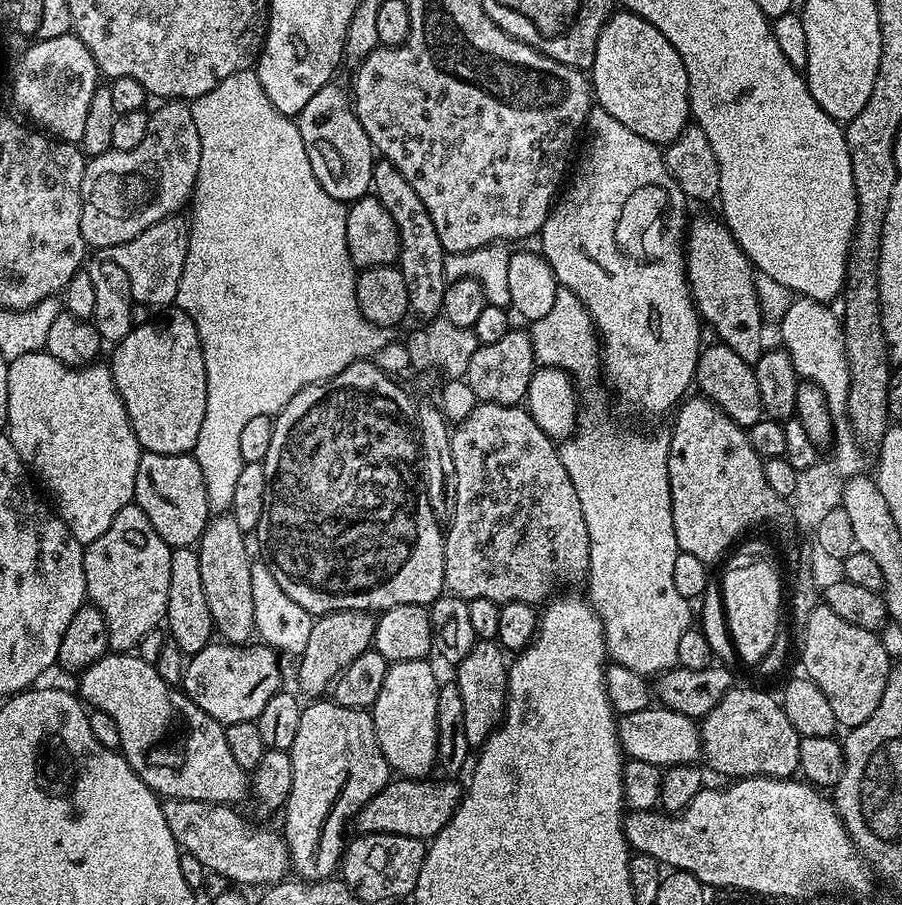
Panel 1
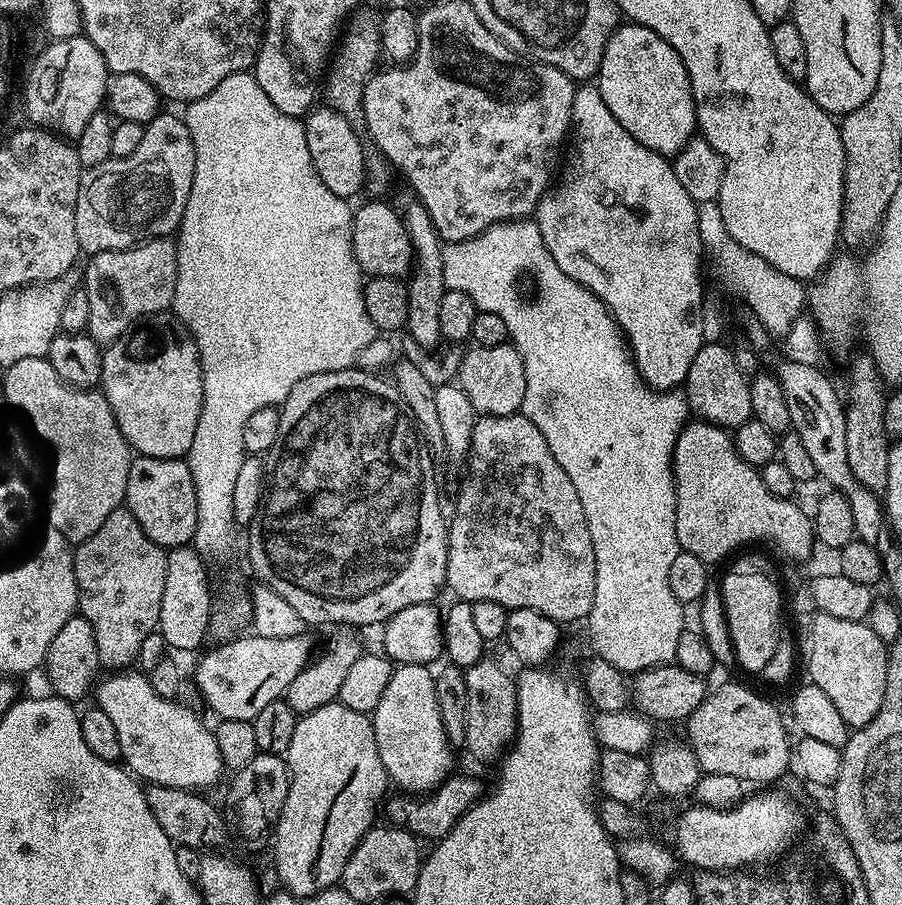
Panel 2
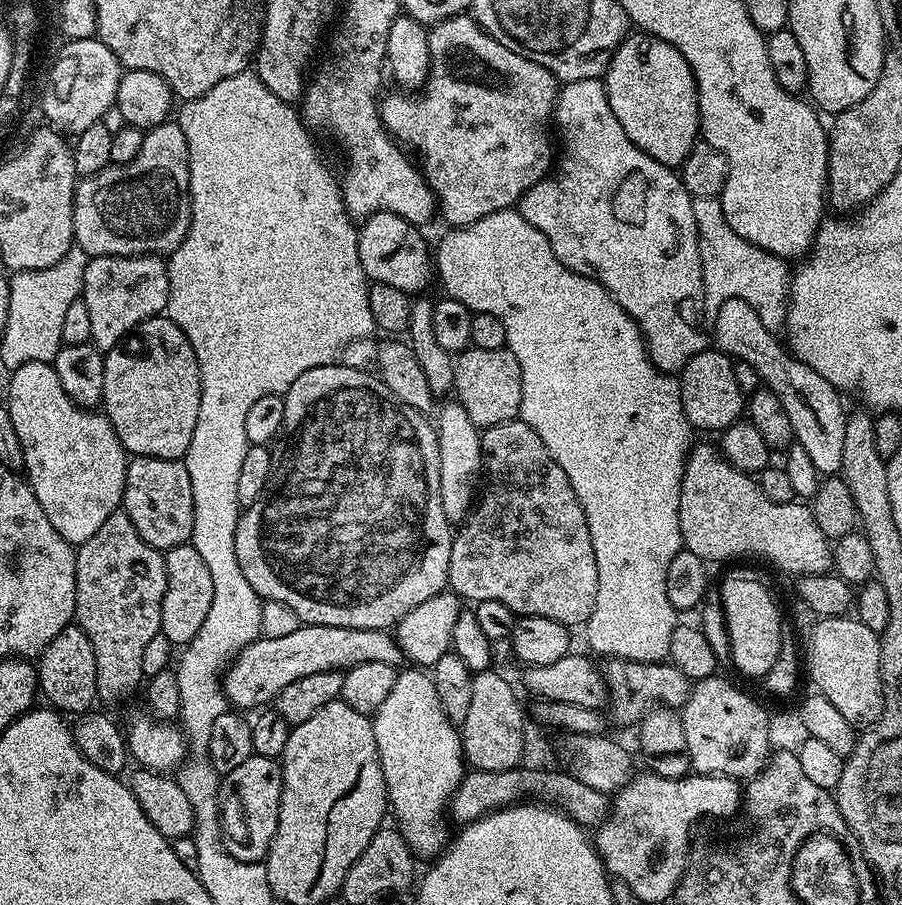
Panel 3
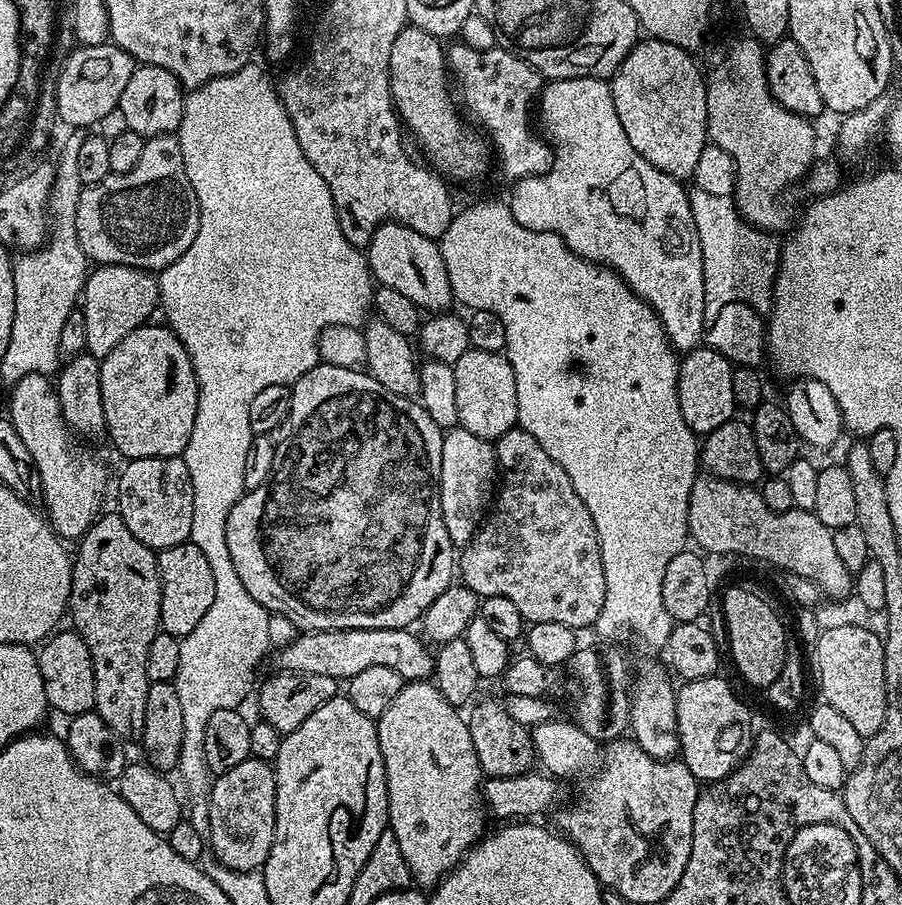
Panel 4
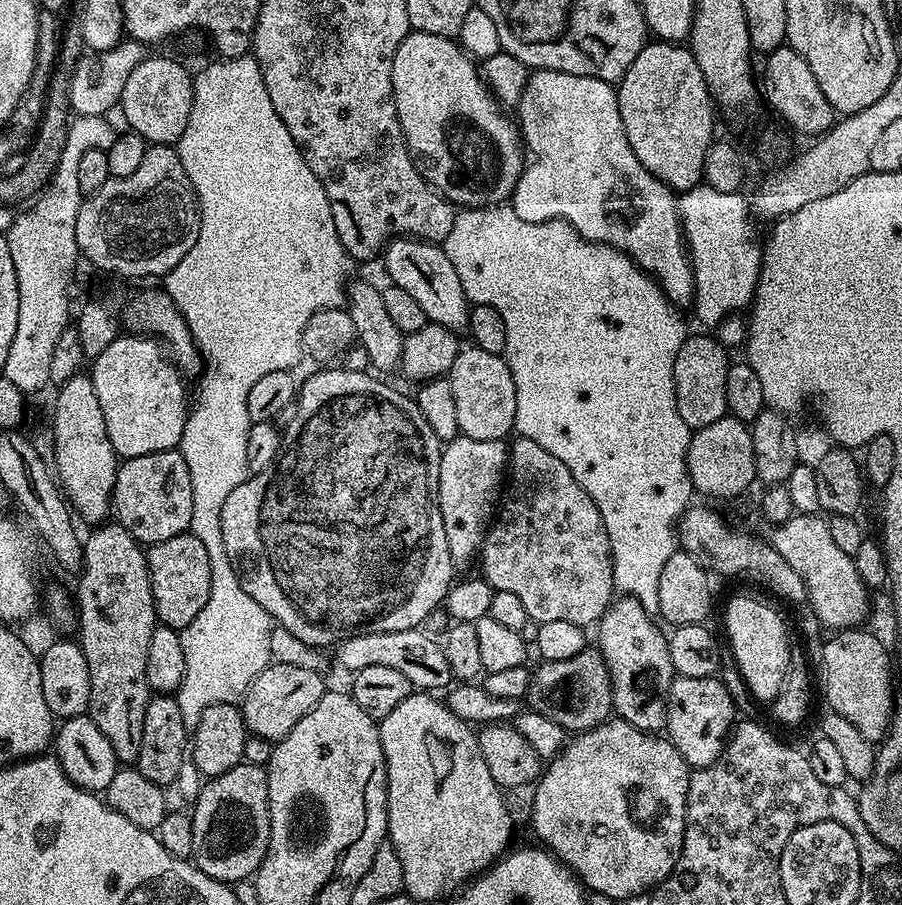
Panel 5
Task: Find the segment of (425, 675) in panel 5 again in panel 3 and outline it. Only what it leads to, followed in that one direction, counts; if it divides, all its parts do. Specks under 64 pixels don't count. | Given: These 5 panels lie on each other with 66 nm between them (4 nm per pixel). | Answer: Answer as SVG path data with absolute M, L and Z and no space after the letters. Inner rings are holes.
M301 623L300 628L294 630L294 634L285 634L282 638L264 636L243 648L228 665L222 677L222 687L233 709L256 710L261 706L271 705L276 695L298 678L306 678L319 672L347 670L362 662L399 665L401 660L401 650L391 631Z

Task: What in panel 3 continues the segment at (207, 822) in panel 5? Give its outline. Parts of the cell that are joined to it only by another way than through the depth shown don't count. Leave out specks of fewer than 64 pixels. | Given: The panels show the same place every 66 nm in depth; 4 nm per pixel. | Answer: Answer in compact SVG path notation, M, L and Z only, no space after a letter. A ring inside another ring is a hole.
M254 754L246 758L242 766L234 766L234 770L223 773L220 781L220 838L238 862L258 864L267 857L278 826L283 781L281 761L271 756Z

